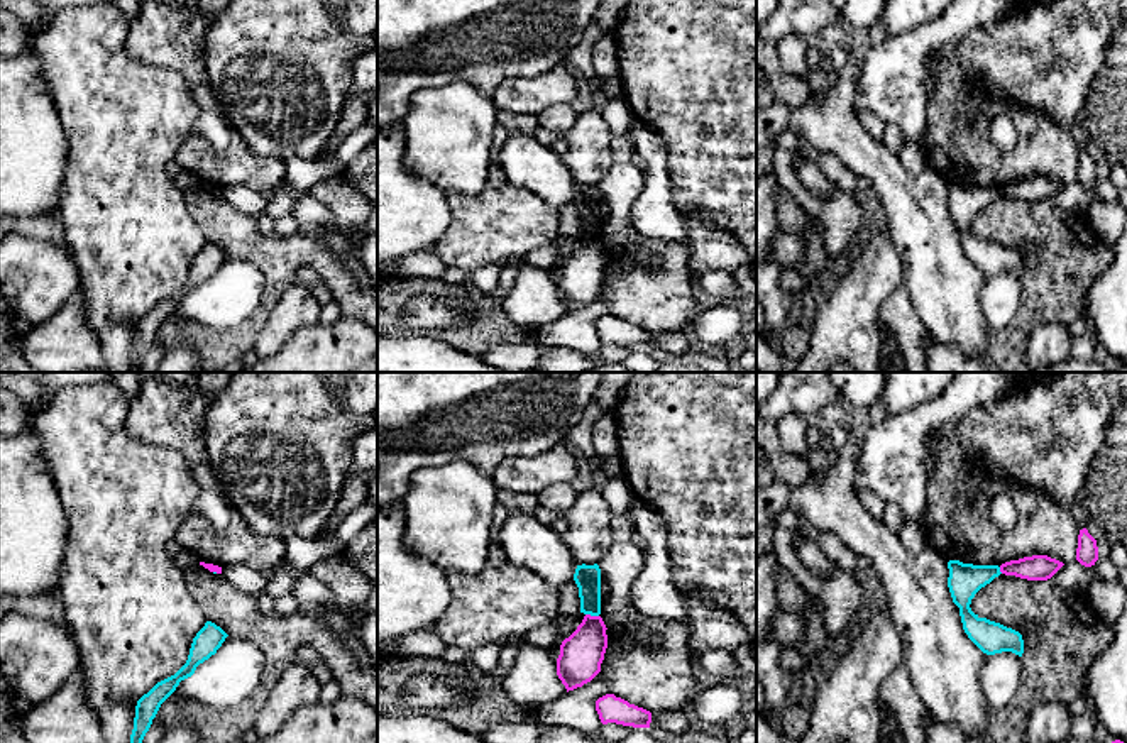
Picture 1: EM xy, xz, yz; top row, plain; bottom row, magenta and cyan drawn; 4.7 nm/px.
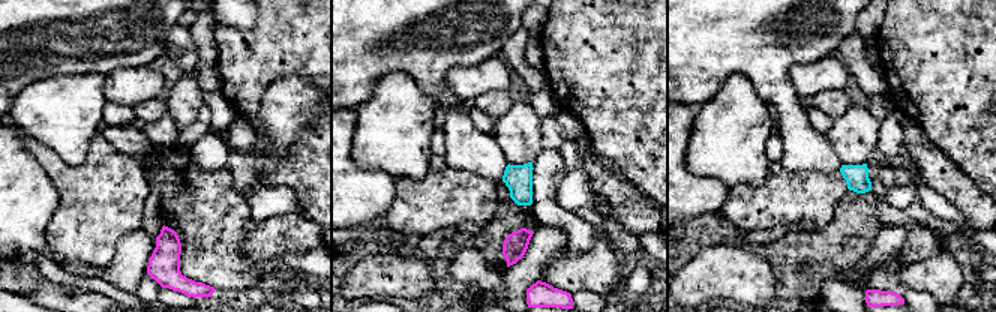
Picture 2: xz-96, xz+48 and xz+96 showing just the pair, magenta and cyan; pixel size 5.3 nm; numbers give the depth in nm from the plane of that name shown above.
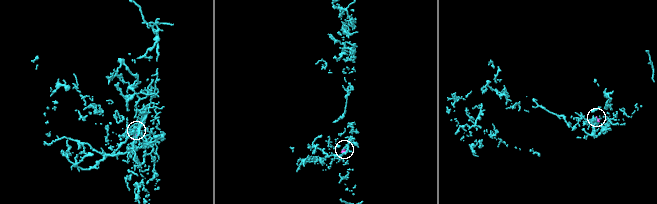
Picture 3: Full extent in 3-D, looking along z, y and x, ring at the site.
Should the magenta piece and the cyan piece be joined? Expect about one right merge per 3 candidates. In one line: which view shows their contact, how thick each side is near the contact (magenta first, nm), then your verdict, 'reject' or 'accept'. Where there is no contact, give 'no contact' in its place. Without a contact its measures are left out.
contact in xz; calibres 200 and 130 nm; reject

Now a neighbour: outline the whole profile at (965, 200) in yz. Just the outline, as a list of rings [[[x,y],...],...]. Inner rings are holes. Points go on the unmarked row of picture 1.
[[[949,181],[948,190],[948,208],[953,223],[959,228],[963,250],[968,259],[987,276],[1012,272],[1022,278],[1024,261],[1019,252],[987,239],[980,239],[970,228],[975,215],[1002,195],[1000,188]]]

